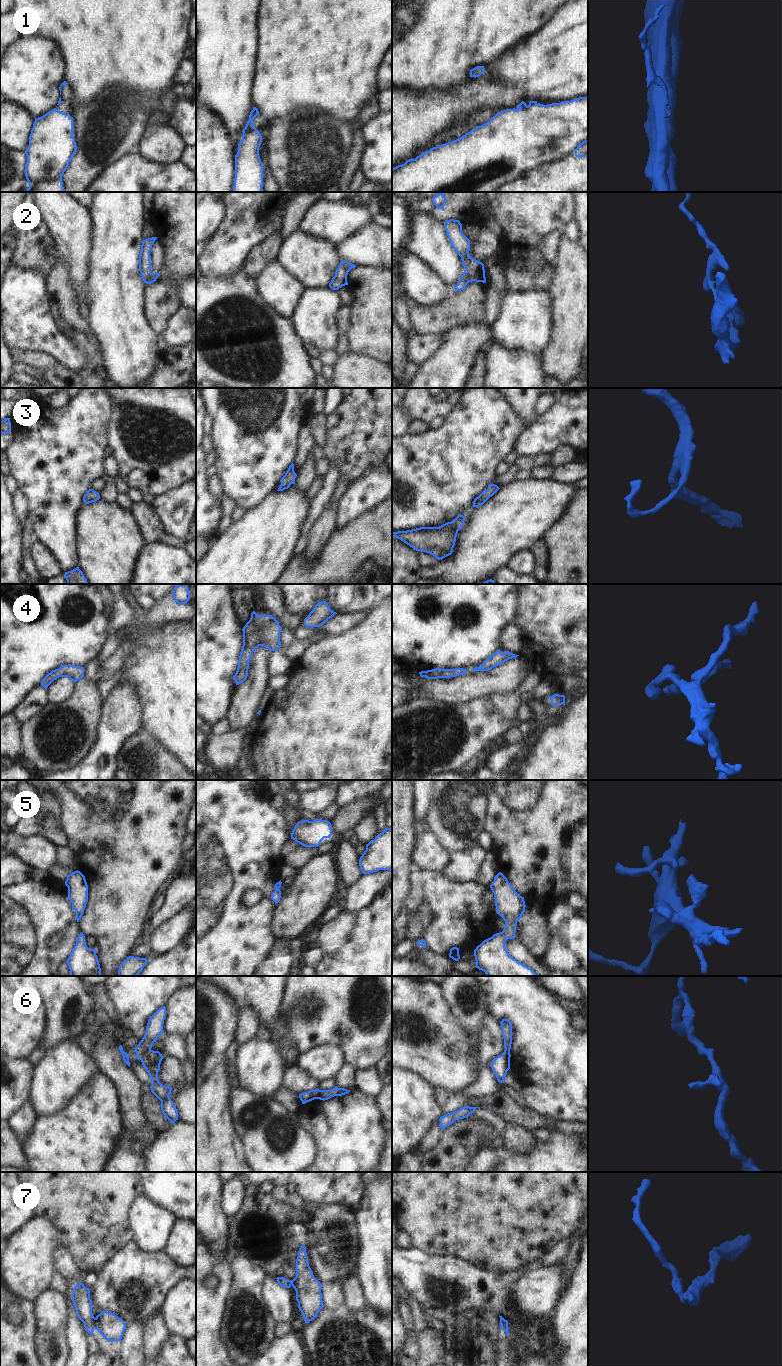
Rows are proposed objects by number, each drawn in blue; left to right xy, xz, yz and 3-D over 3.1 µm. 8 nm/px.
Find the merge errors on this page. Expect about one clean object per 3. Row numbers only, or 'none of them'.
1, 2, 6, 7

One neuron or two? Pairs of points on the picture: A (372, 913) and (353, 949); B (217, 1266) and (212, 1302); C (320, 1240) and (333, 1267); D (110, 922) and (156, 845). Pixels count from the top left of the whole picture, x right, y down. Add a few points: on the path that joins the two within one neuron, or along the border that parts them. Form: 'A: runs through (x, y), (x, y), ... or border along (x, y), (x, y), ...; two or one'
A: runs through (372, 922), (372, 930), (362, 940); one
B: runs through (220, 1275), (219, 1293); one
C: runs through (327, 1247), (332, 1252), (333, 1260); one
D: runs through (122, 903), (123, 893), (131, 874), (141, 864); one

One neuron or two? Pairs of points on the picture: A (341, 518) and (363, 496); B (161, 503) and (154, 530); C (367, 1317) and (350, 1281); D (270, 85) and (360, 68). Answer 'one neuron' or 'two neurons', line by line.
A: one neuron
B: two neurons
C: two neurons
D: one neuron

